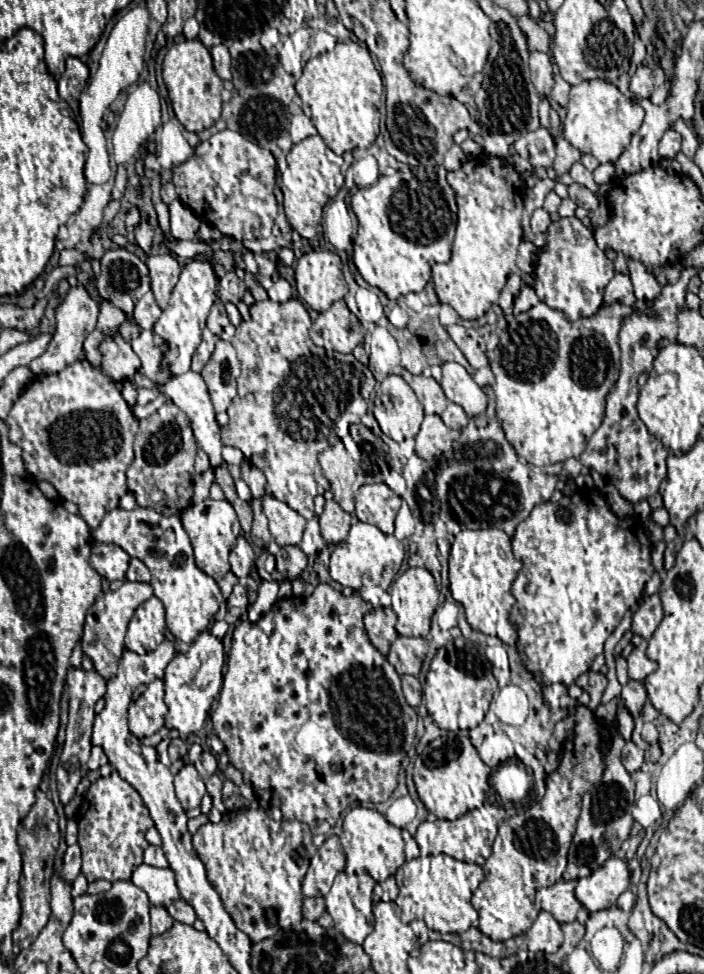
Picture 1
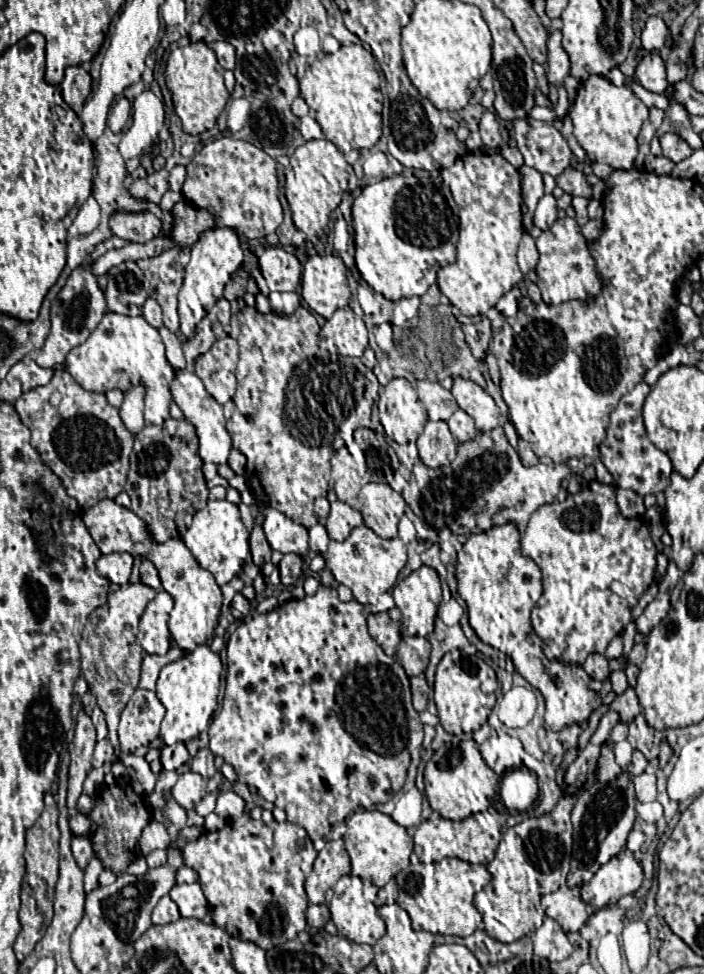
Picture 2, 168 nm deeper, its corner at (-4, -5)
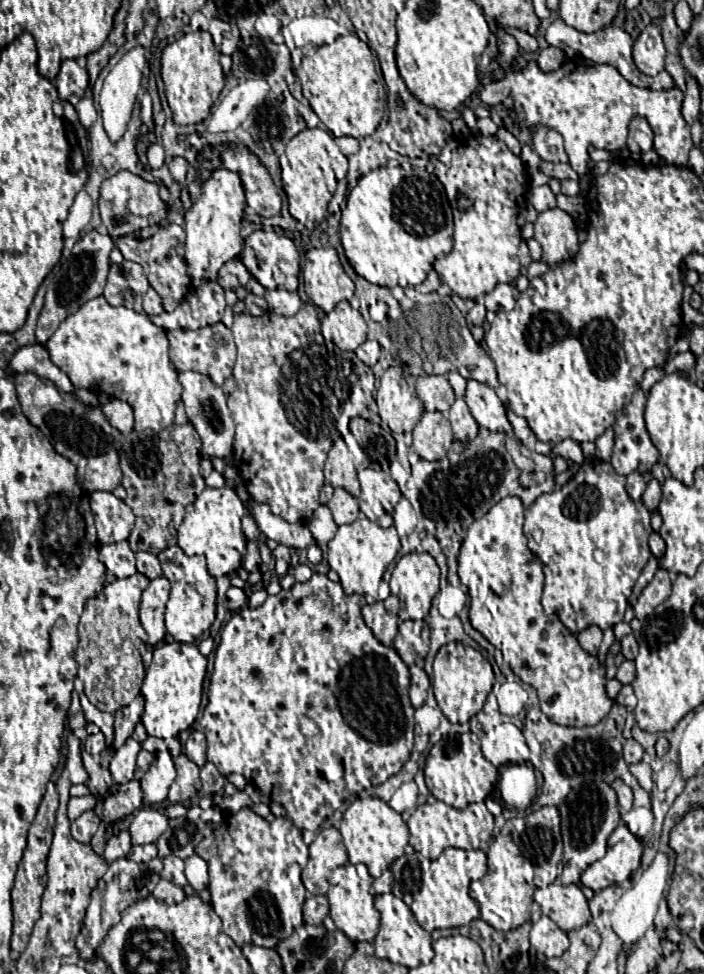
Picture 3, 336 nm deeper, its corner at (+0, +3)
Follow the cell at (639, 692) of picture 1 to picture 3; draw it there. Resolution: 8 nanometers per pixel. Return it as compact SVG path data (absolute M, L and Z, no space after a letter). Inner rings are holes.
M628 635L628 637L622 639L622 655L628 661L634 661L636 659L636 655L638 655L638 643L636 643L634 635Z

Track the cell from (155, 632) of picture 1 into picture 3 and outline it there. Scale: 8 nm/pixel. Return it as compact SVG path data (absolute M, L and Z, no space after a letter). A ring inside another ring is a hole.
M164 577L150 581L148 589L142 593L140 621L142 621L144 631L148 635L146 645L156 645L166 635L164 607L166 607L166 601L168 601L168 593L170 593L170 583Z

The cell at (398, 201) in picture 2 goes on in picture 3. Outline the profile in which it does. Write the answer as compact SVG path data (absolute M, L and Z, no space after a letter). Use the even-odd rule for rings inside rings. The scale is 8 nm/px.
M380 167L360 177L342 211L340 237L354 271L380 287L420 285L434 259L452 251L452 211L440 187L402 167Z

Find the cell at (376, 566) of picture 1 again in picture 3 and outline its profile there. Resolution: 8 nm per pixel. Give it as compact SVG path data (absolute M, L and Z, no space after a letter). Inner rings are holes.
M360 513L360 517L352 525L340 525L334 539L328 541L327 546L327 561L330 563L330 569L338 573L344 593L376 597L384 571L400 551L400 537L394 527L382 529L380 525L372 523L366 515Z

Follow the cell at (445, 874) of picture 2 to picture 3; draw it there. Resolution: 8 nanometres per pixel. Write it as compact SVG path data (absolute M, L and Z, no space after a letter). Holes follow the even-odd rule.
M454 847L445 849L436 861L424 859L416 851L406 853L390 867L396 879L394 895L400 895L402 901L404 899L410 905L411 908L408 909L411 909L416 921L426 931L470 925L470 921L480 917L480 909L476 901L472 901L468 891L472 880L484 877L487 869L487 856L484 851L466 851Z

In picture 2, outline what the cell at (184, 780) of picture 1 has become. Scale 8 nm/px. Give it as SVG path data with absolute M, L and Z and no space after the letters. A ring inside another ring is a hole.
M186 771L178 777L178 783L172 787L172 797L174 801L184 807L186 811L194 809L202 797L206 795L206 779L200 777L194 771Z

